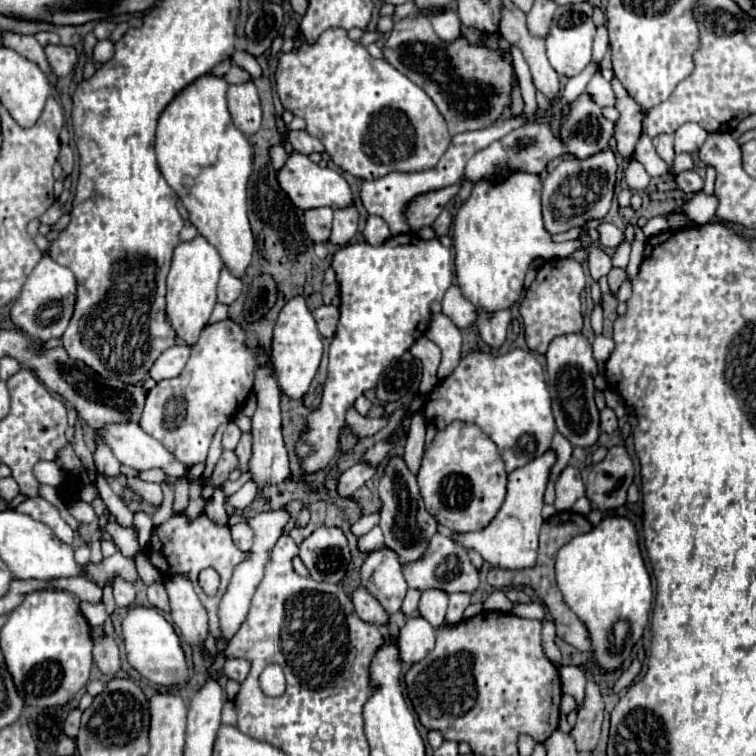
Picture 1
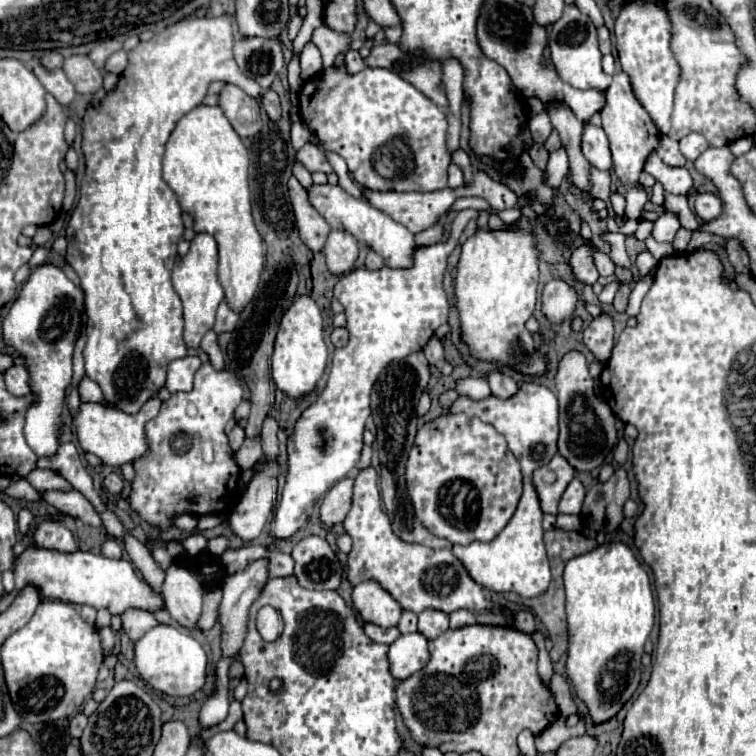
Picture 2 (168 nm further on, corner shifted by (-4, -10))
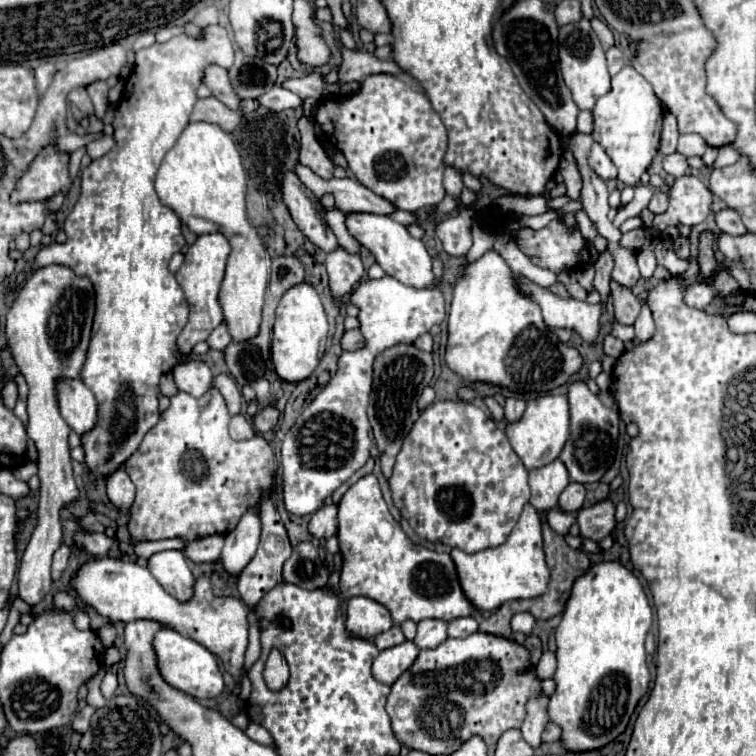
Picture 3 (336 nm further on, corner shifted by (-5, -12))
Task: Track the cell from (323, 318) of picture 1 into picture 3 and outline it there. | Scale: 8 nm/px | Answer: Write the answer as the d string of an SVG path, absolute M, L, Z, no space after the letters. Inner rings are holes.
M347 330L341 338L341 348L343 350L357 350L363 344L363 336L359 330Z

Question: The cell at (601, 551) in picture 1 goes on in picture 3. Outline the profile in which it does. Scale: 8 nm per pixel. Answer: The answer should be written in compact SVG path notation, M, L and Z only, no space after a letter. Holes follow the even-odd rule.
M621 562L591 564L573 584L561 624L555 630L557 640L557 672L555 694L549 700L549 720L563 728L567 750L583 752L585 748L601 748L615 740L627 726L637 702L649 688L649 670L645 662L645 636L653 622L653 610L639 578Z

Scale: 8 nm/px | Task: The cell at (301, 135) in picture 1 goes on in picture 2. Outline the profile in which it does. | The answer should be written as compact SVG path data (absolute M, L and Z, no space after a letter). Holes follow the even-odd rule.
M306 142L300 150L296 150L296 160L308 170L308 172L324 172L330 174L332 166L328 164L326 156L310 142Z

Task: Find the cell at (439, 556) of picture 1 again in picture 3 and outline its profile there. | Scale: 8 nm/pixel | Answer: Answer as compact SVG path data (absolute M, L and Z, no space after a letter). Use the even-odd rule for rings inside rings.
M373 474L357 480L339 502L339 530L337 530L341 554L343 554L343 570L341 570L341 594L345 598L351 596L367 596L381 602L389 608L393 622L401 624L403 620L419 622L423 618L439 618L439 620L455 620L457 616L471 616L477 608L465 596L453 558L445 552L435 552L413 544L401 526L391 516L383 496L379 482ZM379 522L389 522L393 532L387 540L377 536Z

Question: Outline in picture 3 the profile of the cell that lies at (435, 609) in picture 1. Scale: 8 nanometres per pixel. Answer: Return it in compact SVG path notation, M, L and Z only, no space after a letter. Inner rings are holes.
M421 620L413 642L419 648L435 648L445 638L447 638L447 622L445 620Z

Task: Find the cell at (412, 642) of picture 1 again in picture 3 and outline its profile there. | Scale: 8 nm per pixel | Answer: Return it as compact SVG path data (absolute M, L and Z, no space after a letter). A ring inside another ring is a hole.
M405 640L393 648L381 650L373 662L373 676L383 684L393 684L415 662L419 648L413 640Z

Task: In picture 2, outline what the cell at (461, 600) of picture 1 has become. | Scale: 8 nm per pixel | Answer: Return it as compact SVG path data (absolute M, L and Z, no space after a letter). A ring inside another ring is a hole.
M456 610L450 614L450 628L456 630L456 628L464 628L464 626L470 626L470 624L476 624L476 616L468 610Z

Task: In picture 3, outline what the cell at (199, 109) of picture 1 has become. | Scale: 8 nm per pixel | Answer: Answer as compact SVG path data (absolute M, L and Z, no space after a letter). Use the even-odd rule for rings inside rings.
M189 122L185 130L181 132L177 144L167 152L157 176L155 176L155 190L159 194L159 200L169 206L195 234L207 234L207 232L221 232L229 244L231 254L227 258L227 270L221 284L221 306L225 324L229 328L229 334L233 340L249 340L257 336L259 324L261 324L261 306L263 306L263 294L269 282L271 272L271 258L257 234L257 230L251 226L247 218L247 176L241 164L241 154L233 142L233 136L225 132L221 126L211 122Z

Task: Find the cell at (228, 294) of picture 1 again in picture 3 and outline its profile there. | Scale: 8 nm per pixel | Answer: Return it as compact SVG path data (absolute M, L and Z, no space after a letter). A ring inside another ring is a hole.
M219 324L207 338L207 344L209 348L215 348L215 350L225 350L225 346L231 342L231 336L227 332L227 324Z

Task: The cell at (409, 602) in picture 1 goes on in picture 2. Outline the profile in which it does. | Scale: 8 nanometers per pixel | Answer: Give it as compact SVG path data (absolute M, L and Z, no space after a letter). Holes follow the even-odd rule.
M402 612L402 618L398 622L398 630L402 634L408 634L408 632L416 632L416 614L414 612Z

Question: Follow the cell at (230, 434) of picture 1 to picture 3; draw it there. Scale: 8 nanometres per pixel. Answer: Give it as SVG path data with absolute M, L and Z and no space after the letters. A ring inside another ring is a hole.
M237 414L231 418L229 422L229 434L233 440L249 440L255 436L255 428L253 424L247 420L247 416Z

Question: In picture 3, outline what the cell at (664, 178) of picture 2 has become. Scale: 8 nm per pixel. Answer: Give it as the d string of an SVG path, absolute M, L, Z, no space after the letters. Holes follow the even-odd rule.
M681 176L675 180L669 192L669 208L665 214L655 216L653 228L663 230L667 226L693 226L705 220L711 210L711 192L697 176Z

